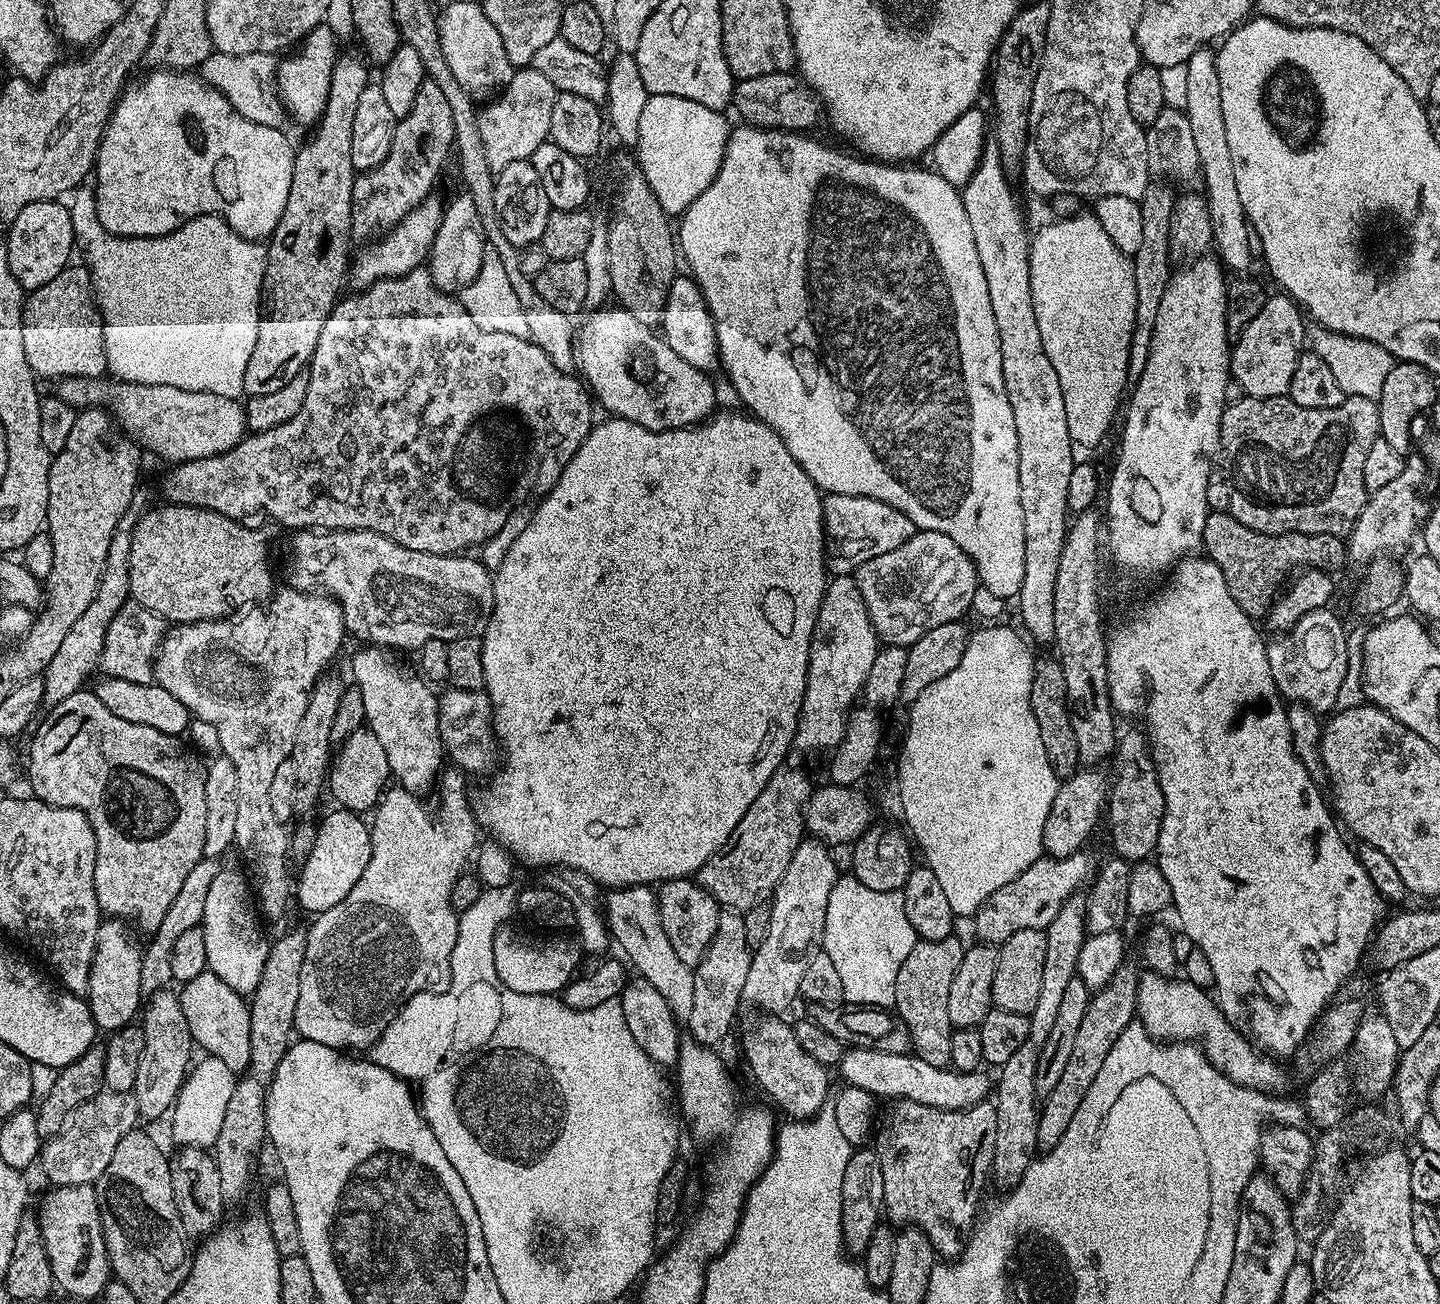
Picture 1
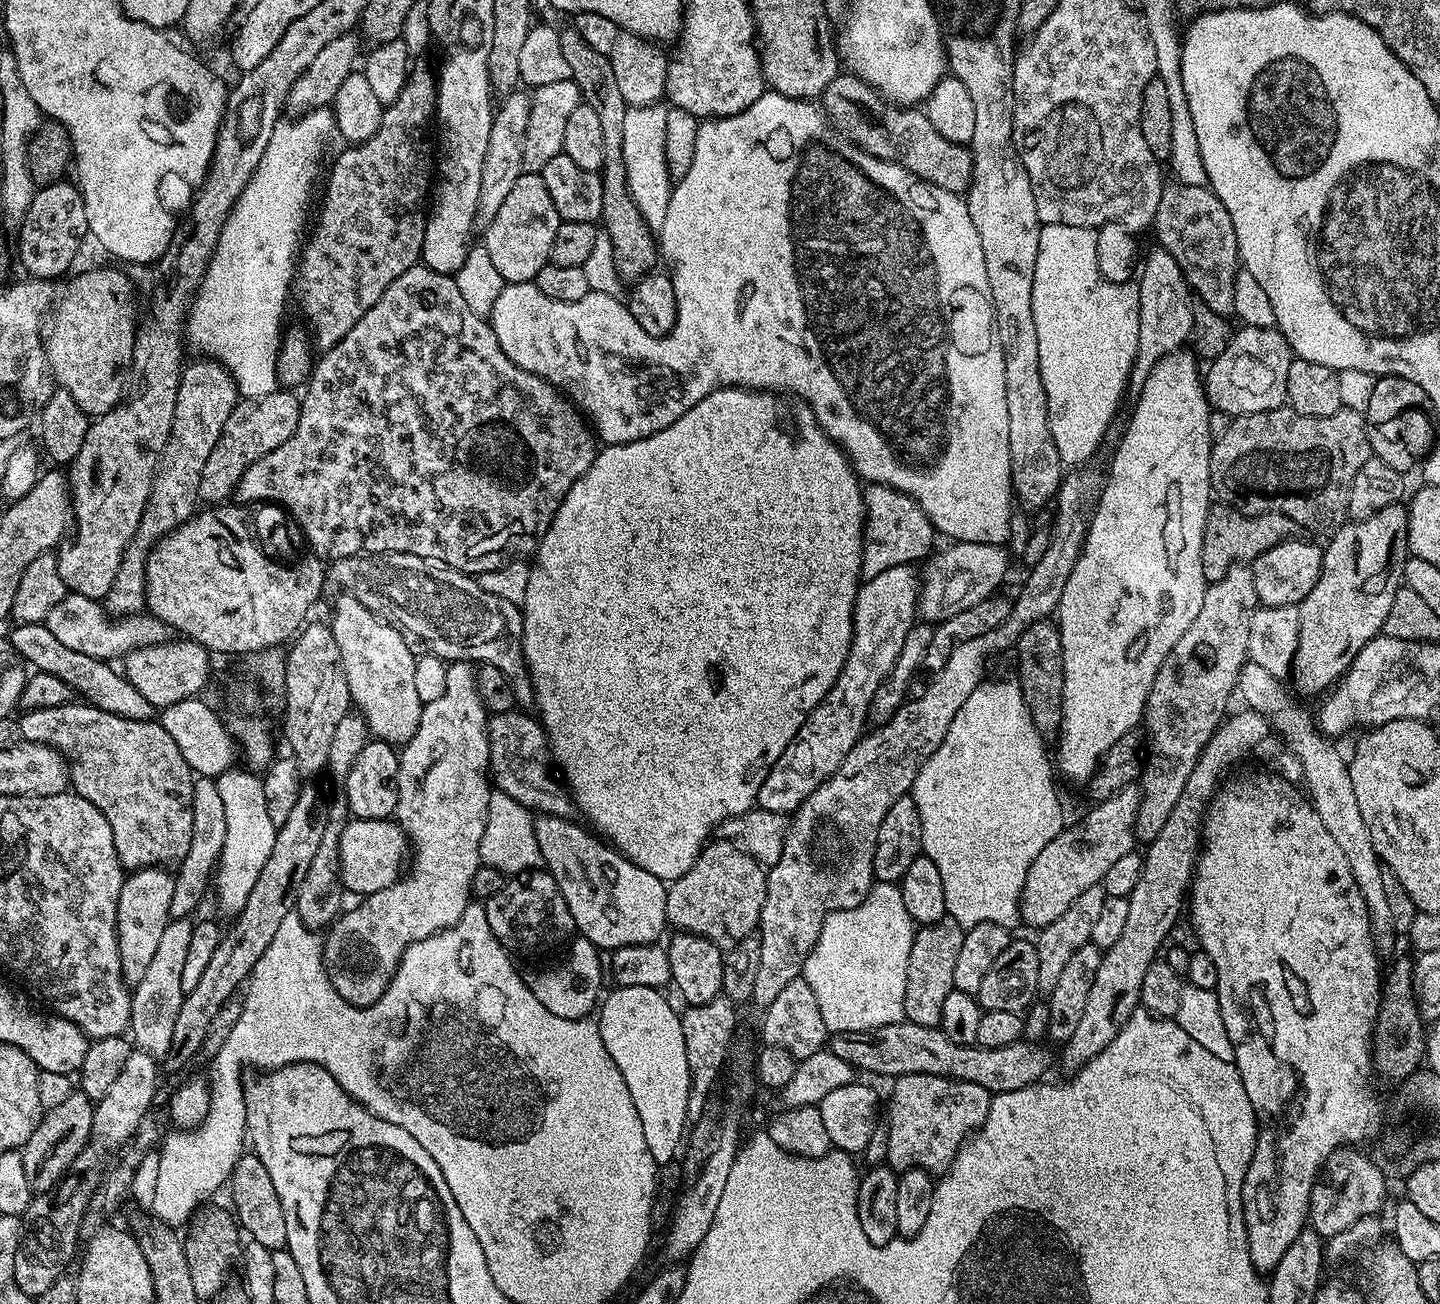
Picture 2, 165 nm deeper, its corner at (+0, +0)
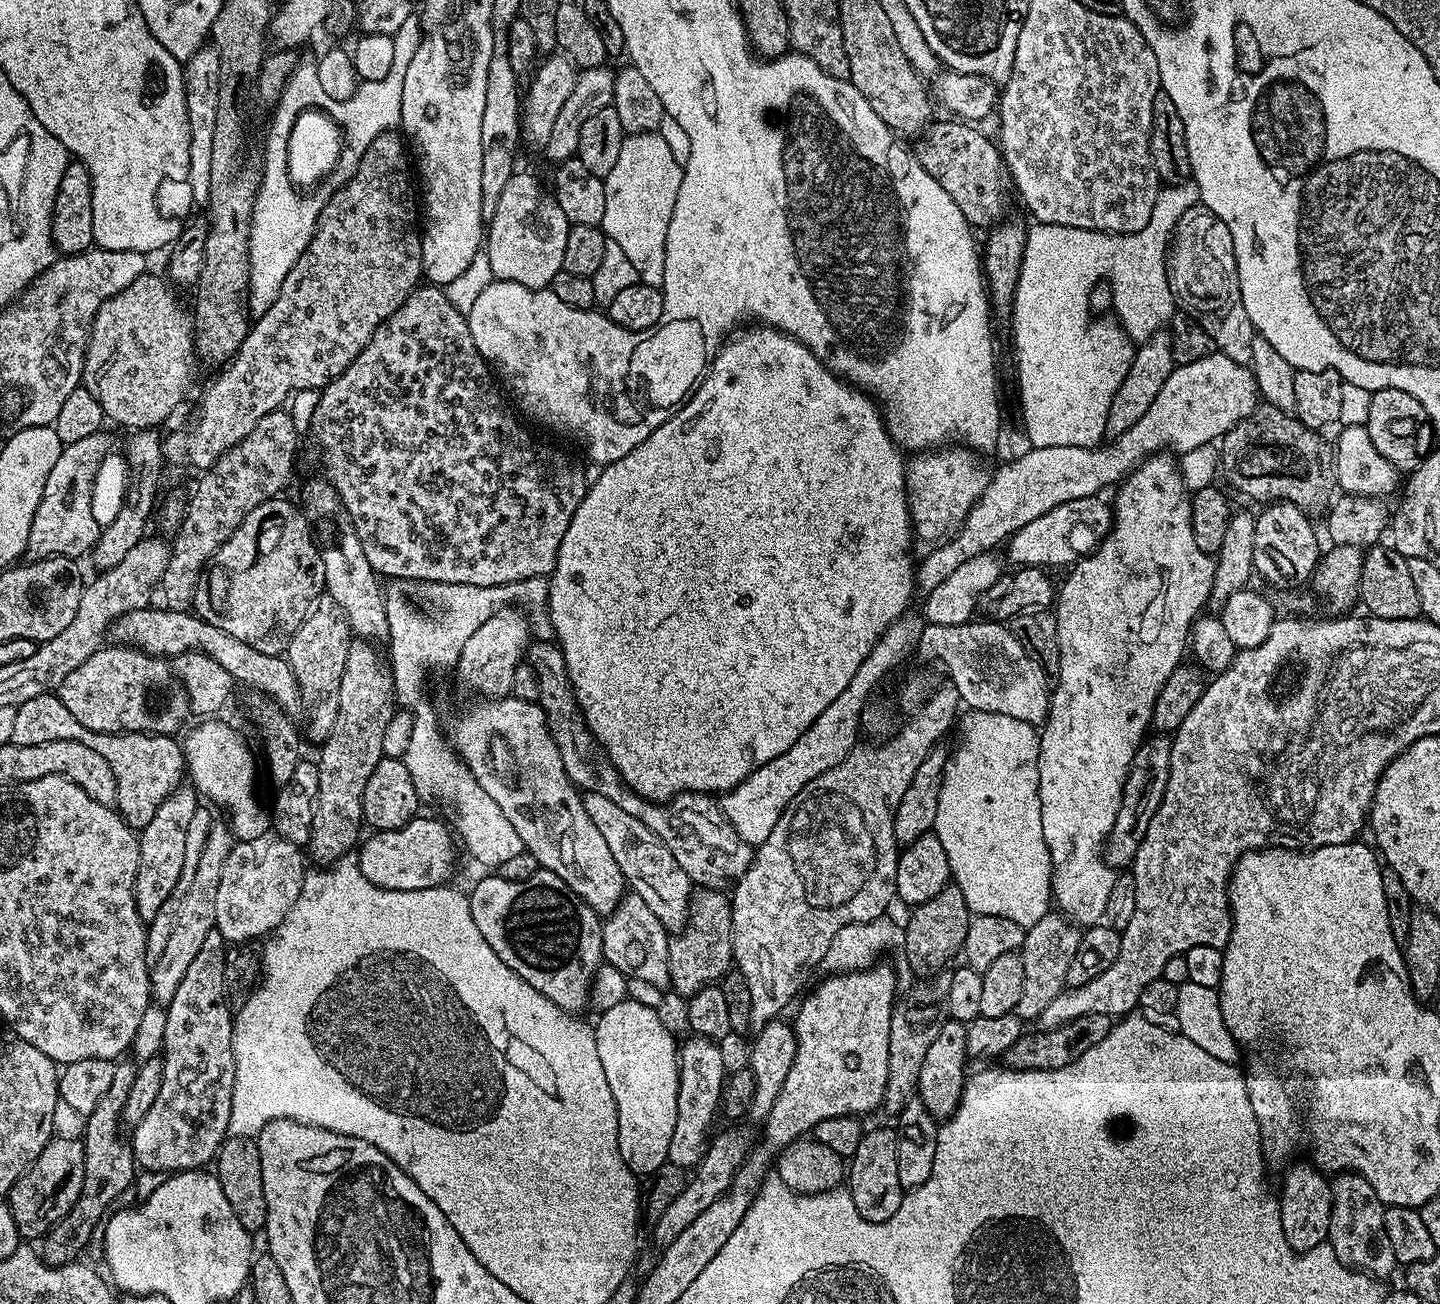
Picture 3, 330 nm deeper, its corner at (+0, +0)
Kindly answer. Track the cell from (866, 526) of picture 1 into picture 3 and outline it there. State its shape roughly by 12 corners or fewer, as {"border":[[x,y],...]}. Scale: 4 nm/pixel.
{"border":[[963,446],[913,455],[915,551],[958,534],[990,468]]}

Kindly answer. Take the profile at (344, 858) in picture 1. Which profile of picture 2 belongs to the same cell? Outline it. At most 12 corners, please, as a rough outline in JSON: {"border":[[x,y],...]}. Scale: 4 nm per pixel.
{"border":[[349,819],[340,881],[360,898],[400,879],[410,841],[395,819]]}

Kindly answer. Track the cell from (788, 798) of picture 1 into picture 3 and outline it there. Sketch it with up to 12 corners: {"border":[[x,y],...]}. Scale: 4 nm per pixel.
{"border":[[700,888],[668,942],[681,998],[733,967],[732,902]]}

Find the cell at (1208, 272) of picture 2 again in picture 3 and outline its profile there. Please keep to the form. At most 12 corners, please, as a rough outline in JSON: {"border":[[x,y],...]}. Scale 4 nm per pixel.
{"border":[[1199,203],[1168,245],[1172,299],[1251,365],[1234,238]]}

